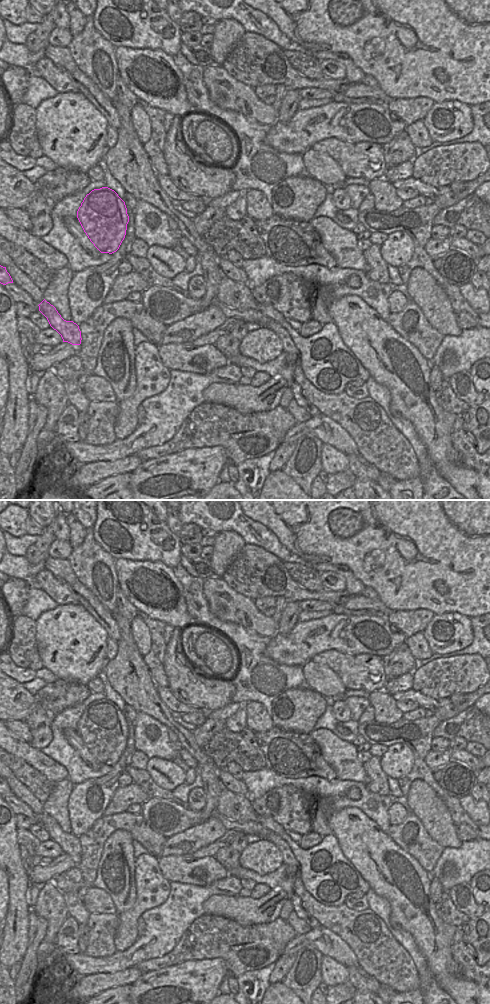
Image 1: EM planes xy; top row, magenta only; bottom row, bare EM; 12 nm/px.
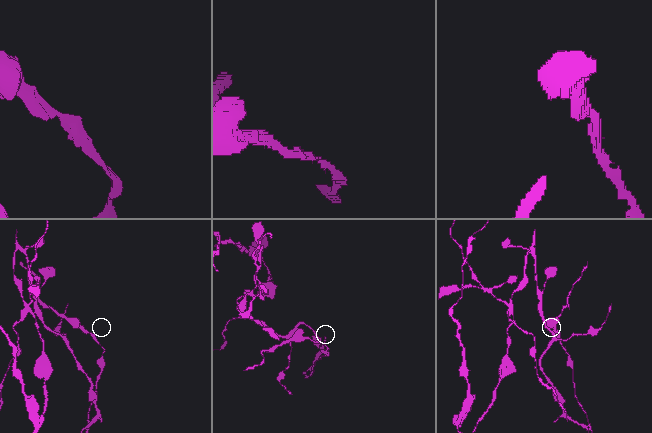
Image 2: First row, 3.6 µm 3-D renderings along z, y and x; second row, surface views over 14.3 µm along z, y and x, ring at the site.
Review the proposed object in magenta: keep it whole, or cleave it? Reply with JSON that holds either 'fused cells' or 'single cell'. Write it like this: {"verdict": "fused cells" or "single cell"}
{"verdict": "fused cells"}

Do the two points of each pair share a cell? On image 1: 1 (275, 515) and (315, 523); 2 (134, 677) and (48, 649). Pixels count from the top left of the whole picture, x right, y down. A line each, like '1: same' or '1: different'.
1: same
2: different

